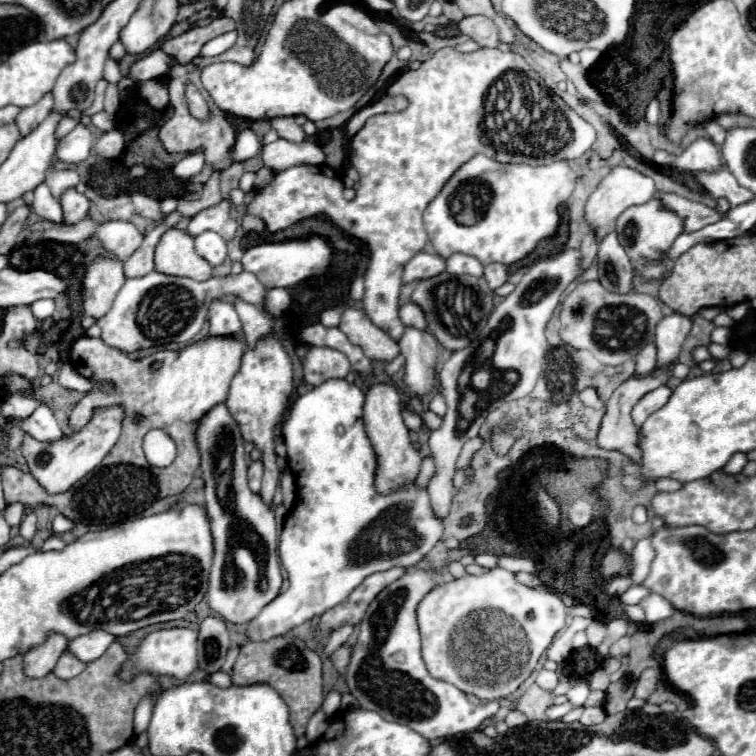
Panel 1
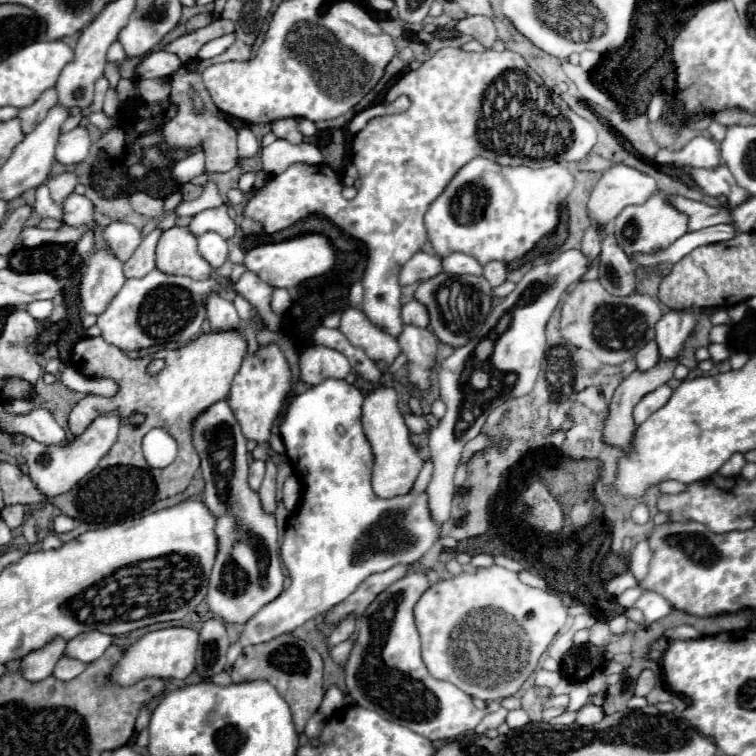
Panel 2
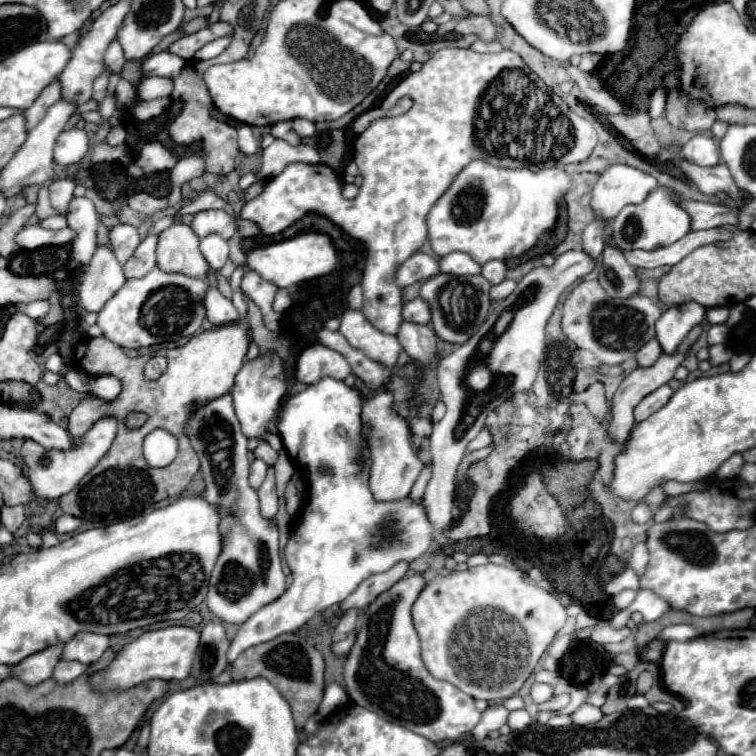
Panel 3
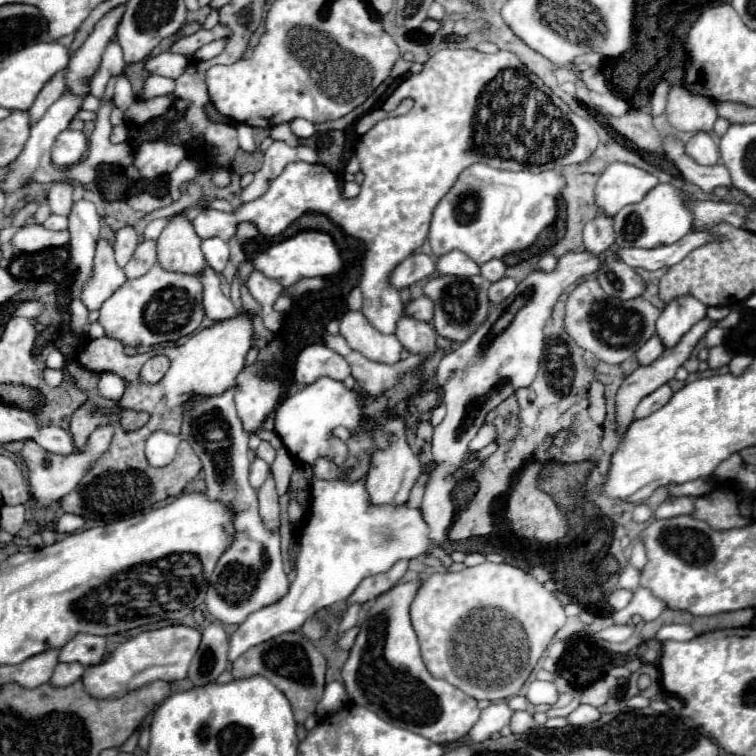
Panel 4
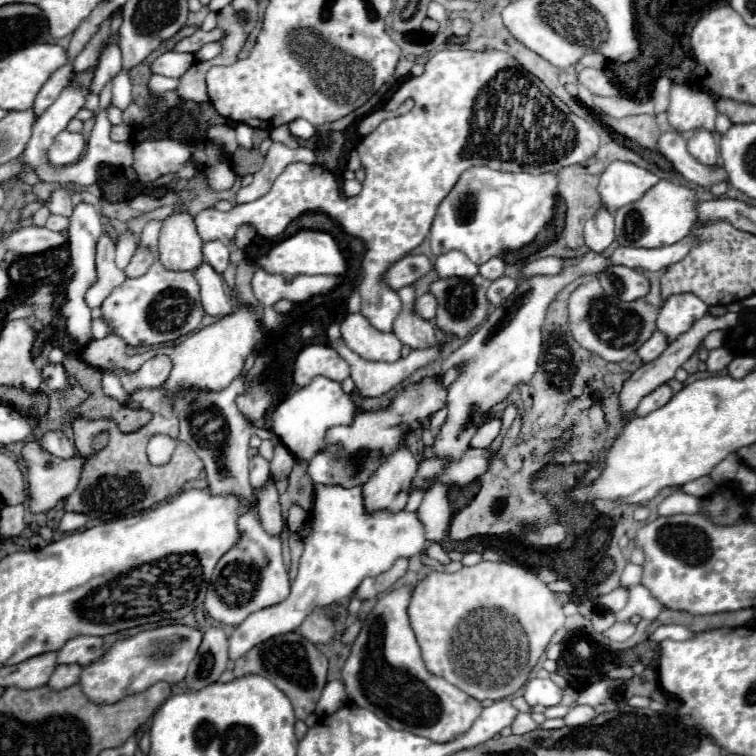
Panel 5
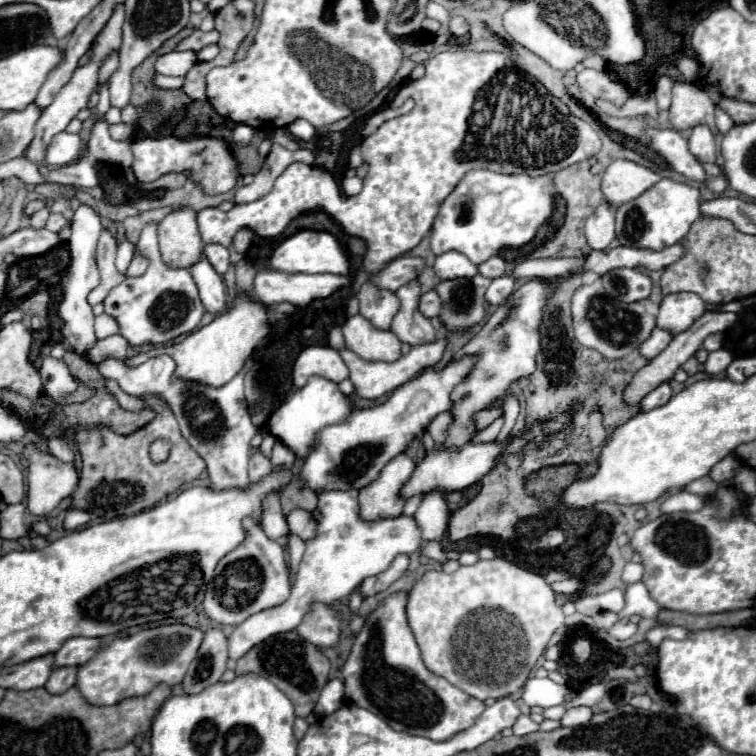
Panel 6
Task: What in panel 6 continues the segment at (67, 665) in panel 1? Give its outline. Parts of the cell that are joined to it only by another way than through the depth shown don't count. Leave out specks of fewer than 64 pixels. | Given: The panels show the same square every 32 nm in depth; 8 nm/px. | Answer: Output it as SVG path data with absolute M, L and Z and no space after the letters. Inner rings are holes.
M76 666L56 668L46 684L48 692L66 692L68 688L72 688L76 684L76 672L78 672Z

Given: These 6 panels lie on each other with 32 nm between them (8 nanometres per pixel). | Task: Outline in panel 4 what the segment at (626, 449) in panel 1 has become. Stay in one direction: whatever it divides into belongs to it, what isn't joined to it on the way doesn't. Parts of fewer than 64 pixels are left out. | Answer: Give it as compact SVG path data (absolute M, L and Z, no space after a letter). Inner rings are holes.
M732 310L732 312L728 314L728 318L724 318L720 324L712 324L708 318L704 318L704 320L700 320L700 324L694 324L694 326L690 328L688 336L684 336L684 340L680 340L680 344L676 344L676 348L672 348L672 350L664 350L662 356L660 356L654 364L650 364L650 366L640 366L640 368L636 368L630 376L626 376L624 382L622 382L622 386L620 386L620 390L616 392L616 424L618 424L618 432L620 432L620 436L622 436L622 434L628 430L628 426L634 422L634 408L638 406L638 402L640 402L644 396L652 394L656 388L660 388L662 384L666 384L668 380L674 378L676 368L682 366L682 364L686 362L686 358L690 356L692 348L698 344L698 340L700 340L712 326L732 328L732 326L738 324L738 320L740 320L740 310Z

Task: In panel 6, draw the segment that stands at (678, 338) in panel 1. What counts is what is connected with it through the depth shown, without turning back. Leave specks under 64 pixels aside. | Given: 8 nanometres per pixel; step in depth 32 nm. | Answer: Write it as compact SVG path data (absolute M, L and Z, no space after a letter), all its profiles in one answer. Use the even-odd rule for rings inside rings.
M678 292L664 296L658 312L658 328L668 330L672 336L688 330L694 320L706 312L700 296L692 292Z

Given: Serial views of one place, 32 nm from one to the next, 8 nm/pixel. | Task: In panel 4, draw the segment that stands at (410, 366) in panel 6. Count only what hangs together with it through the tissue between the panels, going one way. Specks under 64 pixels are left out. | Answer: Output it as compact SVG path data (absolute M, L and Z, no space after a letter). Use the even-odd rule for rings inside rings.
M324 332L322 340L328 348L336 350L340 356L346 358L346 362L352 368L352 376L356 378L360 388L366 390L372 396L378 396L386 390L390 390L402 374L406 374L408 370L412 370L416 366L422 366L424 360L426 360L424 356L408 356L408 360L402 360L402 362L396 362L396 364L388 366L388 364L372 362L366 356L362 356L360 352L352 350L340 334L334 336L334 334Z

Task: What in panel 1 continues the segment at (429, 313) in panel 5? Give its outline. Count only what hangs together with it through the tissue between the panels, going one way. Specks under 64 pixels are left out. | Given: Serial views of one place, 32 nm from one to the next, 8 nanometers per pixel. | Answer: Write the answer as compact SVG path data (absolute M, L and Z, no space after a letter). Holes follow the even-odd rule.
M408 302L400 308L400 320L406 324L406 326L412 326L412 328L418 328L418 330L426 330L426 320L424 320L424 312L420 312L420 308L416 308L416 304Z

